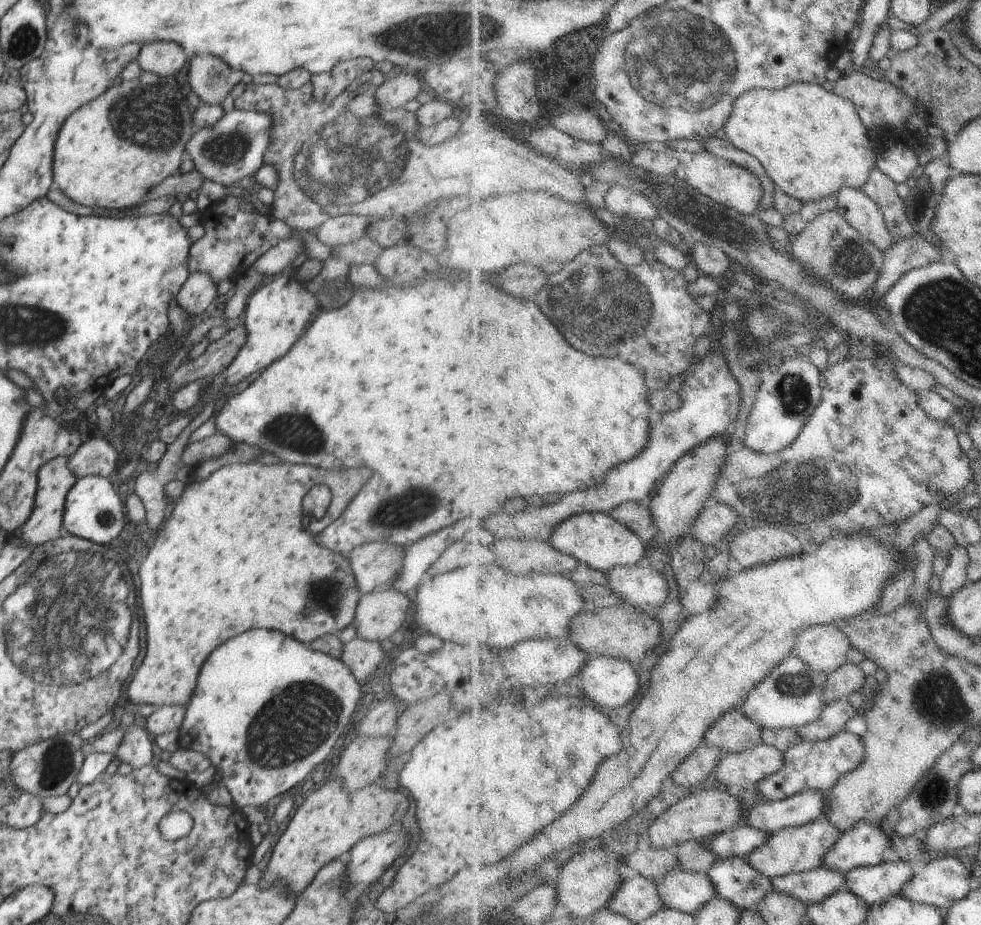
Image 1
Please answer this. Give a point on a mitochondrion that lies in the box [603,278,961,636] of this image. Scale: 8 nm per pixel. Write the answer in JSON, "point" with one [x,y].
{"point":[822,487]}

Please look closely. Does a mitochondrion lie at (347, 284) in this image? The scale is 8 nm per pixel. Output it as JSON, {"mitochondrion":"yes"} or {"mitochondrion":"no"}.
{"mitochondrion":"no"}

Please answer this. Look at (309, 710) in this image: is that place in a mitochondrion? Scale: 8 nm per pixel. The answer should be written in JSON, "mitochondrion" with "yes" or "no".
{"mitochondrion":"yes"}

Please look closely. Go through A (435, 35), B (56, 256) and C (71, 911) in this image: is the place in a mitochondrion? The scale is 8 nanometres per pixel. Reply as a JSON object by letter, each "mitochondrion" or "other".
{"A":"mitochondrion","B":"other","C":"other"}

